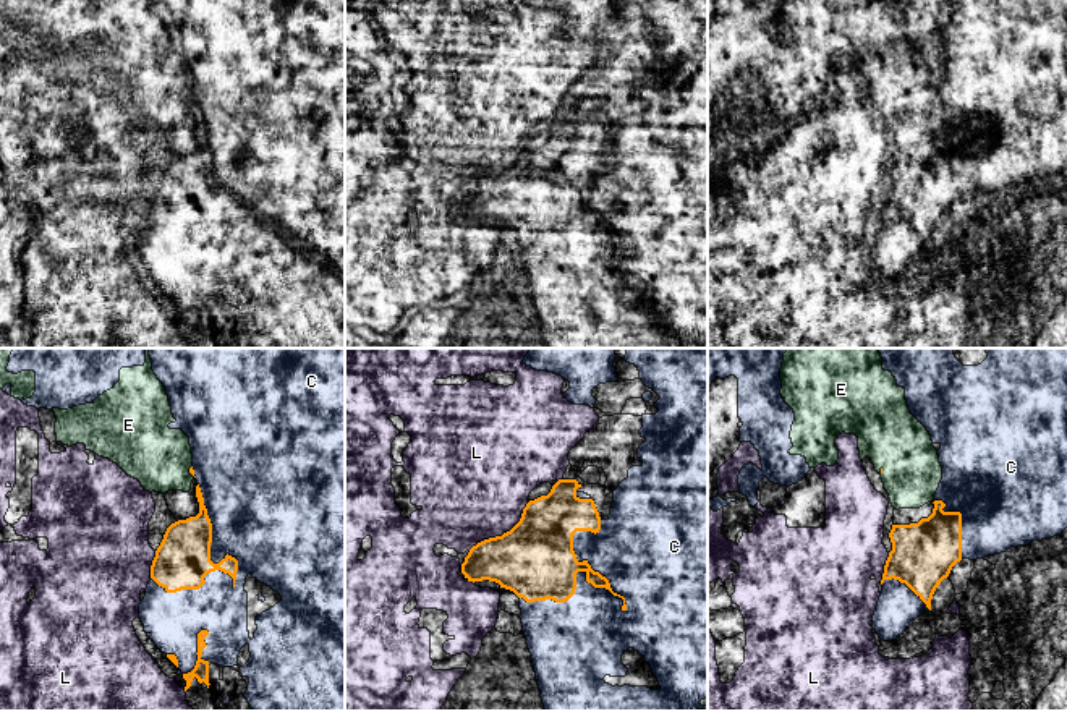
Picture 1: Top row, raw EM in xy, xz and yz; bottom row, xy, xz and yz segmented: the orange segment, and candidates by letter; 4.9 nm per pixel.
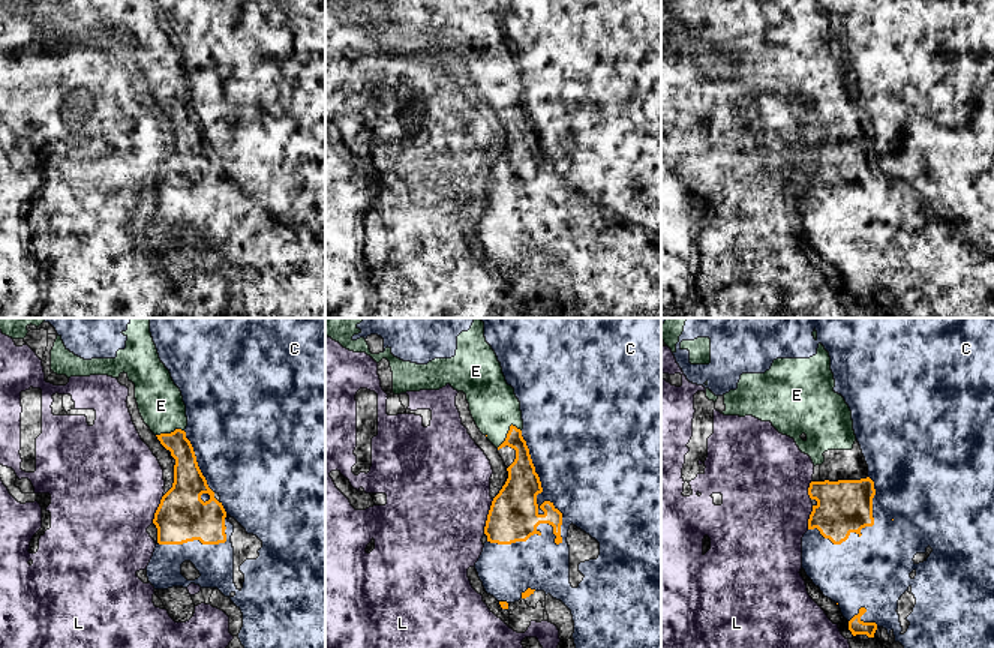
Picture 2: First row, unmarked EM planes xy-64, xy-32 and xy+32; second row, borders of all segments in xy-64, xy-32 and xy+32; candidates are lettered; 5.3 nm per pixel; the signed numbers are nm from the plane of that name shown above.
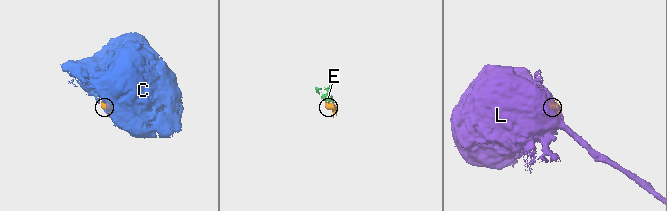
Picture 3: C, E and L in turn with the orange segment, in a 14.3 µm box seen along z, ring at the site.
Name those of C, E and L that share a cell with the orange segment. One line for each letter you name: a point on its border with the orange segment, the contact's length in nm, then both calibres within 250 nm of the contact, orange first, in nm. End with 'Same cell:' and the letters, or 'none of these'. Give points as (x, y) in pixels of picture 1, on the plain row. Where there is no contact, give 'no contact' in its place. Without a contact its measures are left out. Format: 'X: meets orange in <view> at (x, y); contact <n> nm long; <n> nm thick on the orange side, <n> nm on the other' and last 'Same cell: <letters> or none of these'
E: meets orange in xy at (190, 109); contact 70 nm long; 20 nm thick on the orange side, 320 nm on the other
Same cell: E

